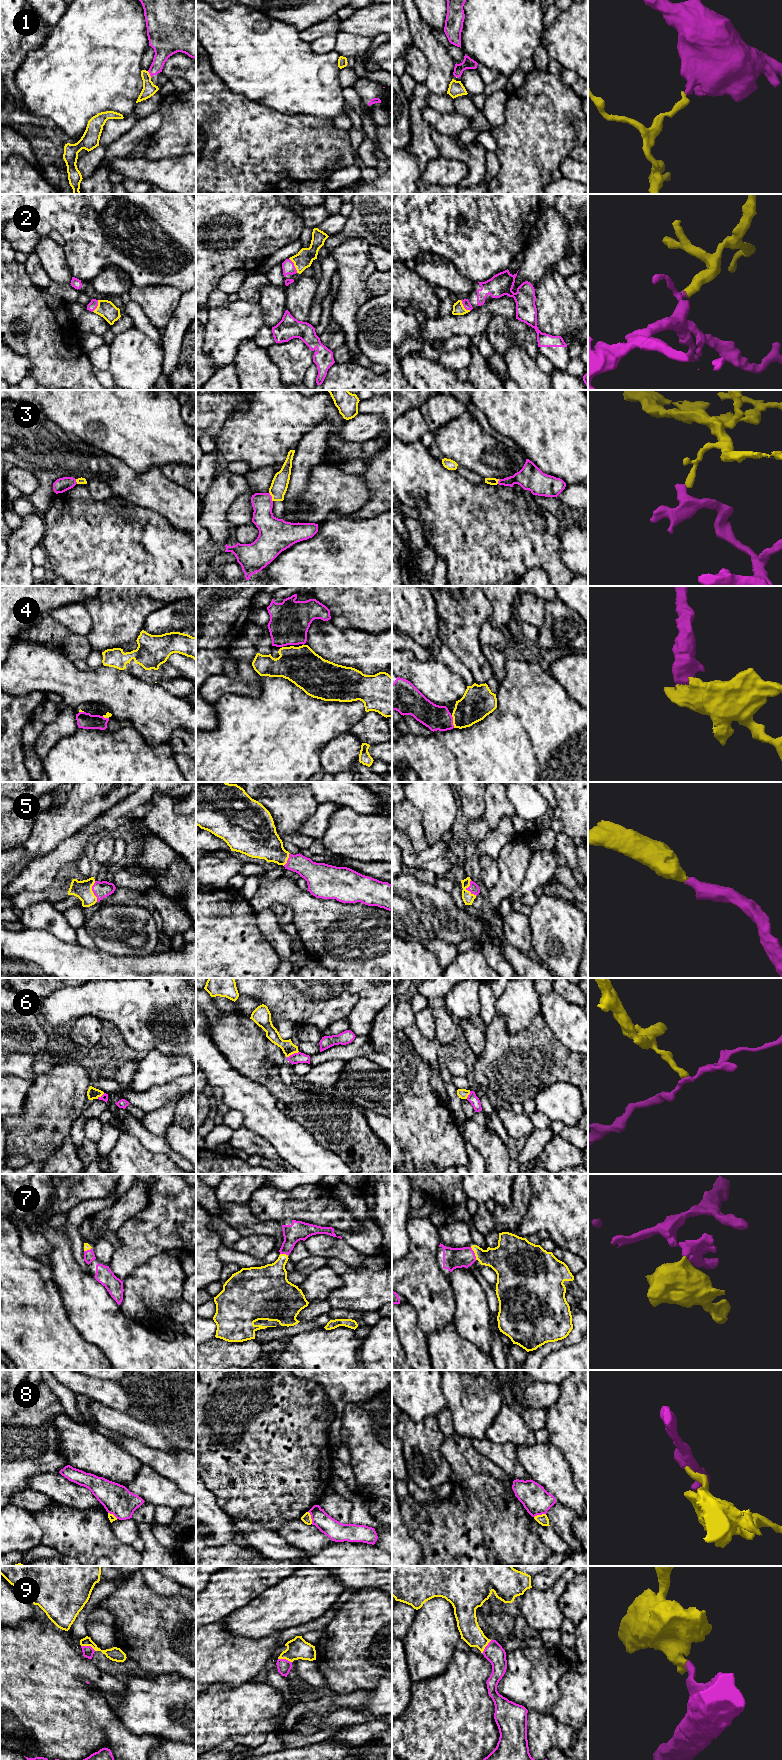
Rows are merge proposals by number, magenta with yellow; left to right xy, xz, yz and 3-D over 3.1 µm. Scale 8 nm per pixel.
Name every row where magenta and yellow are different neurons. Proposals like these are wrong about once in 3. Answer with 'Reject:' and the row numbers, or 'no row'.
Reject: 1, 3, 6, 8

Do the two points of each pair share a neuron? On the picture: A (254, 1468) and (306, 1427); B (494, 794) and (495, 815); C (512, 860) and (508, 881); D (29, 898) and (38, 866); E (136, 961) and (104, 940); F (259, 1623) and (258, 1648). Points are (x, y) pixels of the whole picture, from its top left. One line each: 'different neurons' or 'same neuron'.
A: same neuron
B: same neuron
C: same neuron
D: different neurons
E: different neurons
F: different neurons

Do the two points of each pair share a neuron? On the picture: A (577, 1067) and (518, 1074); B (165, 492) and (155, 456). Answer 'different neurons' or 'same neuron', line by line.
A: same neuron
B: different neurons

